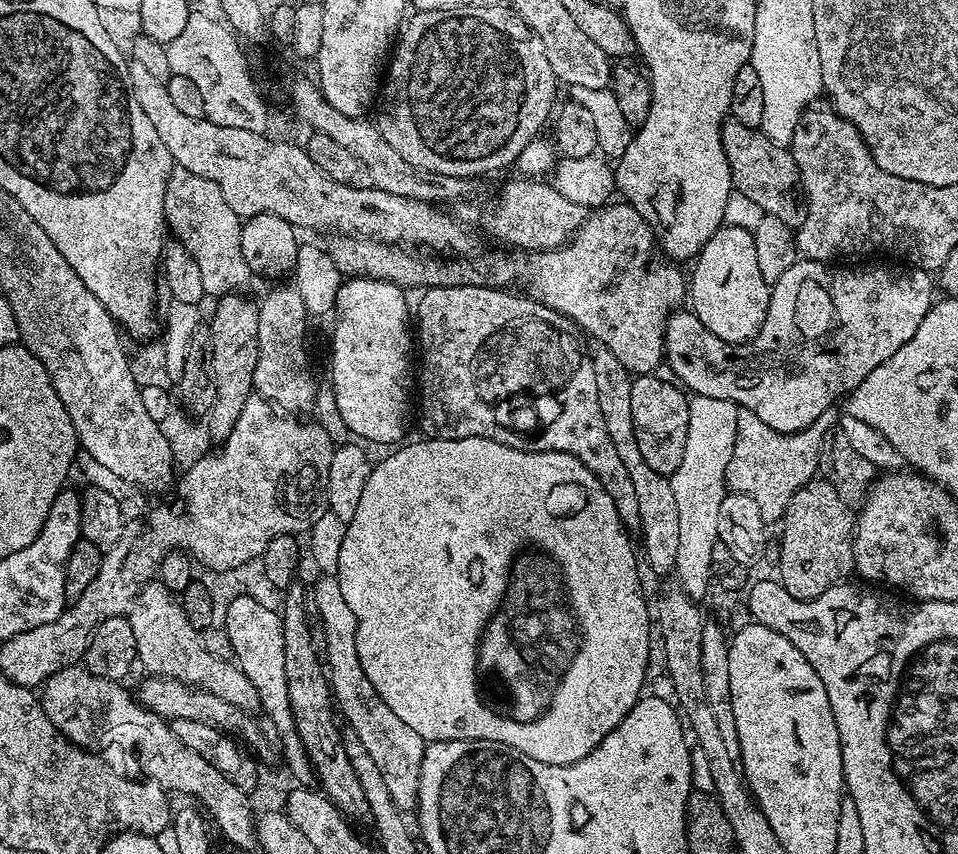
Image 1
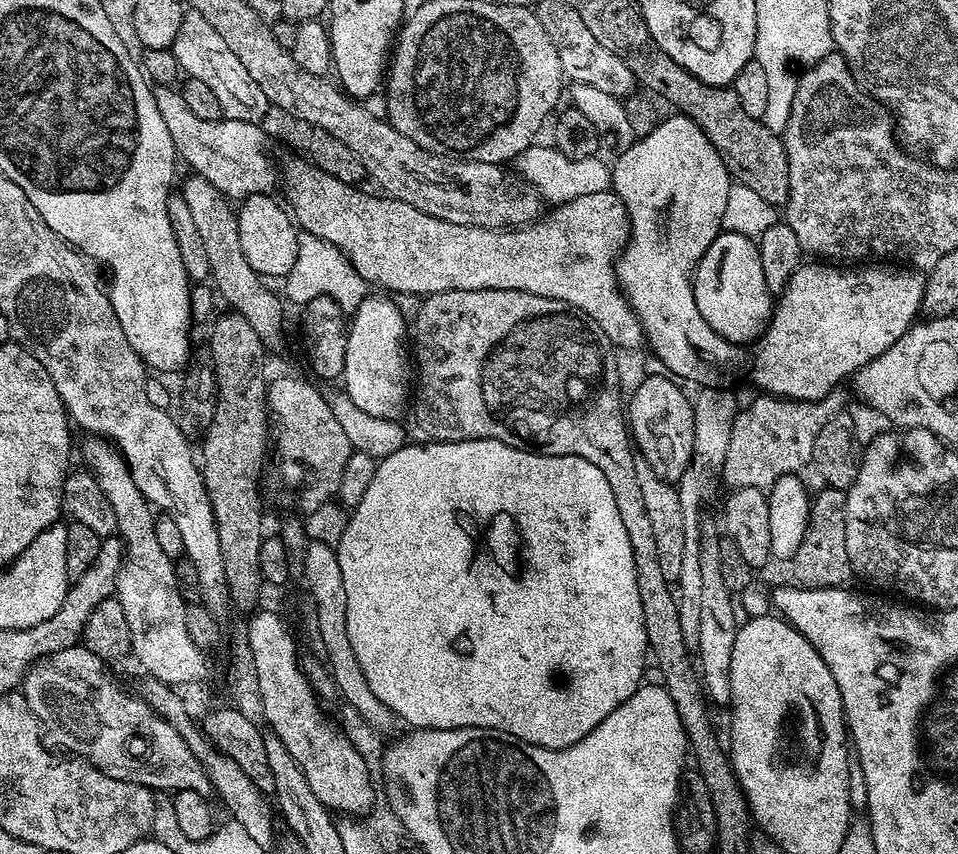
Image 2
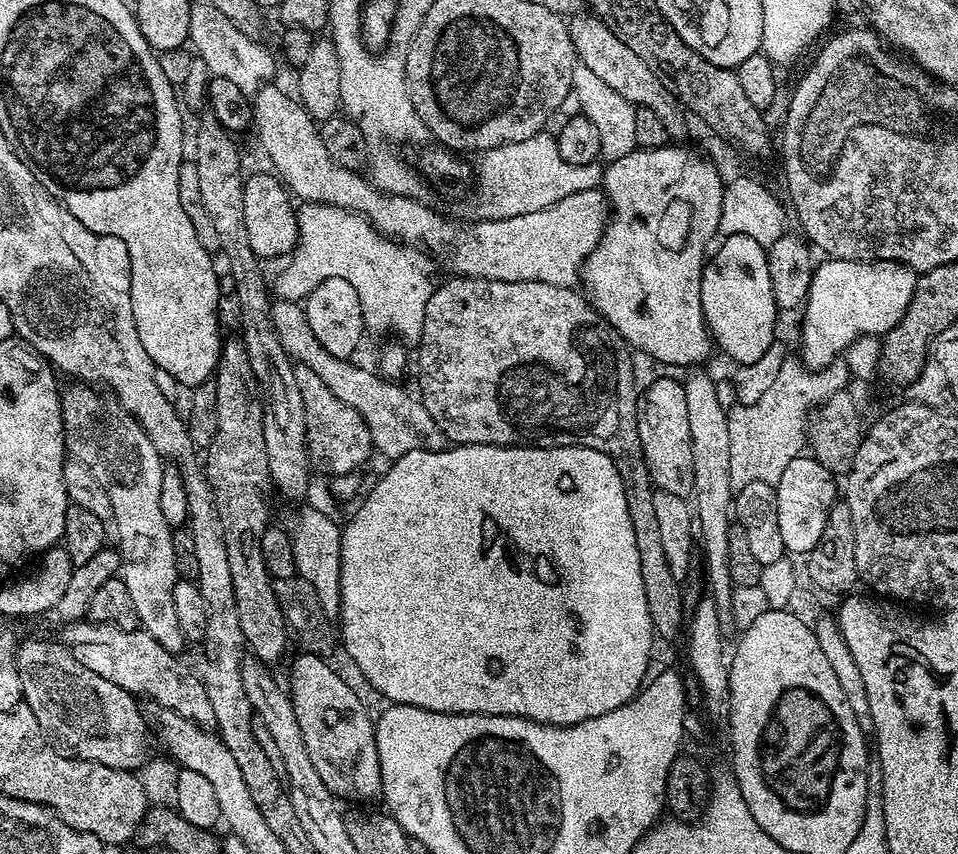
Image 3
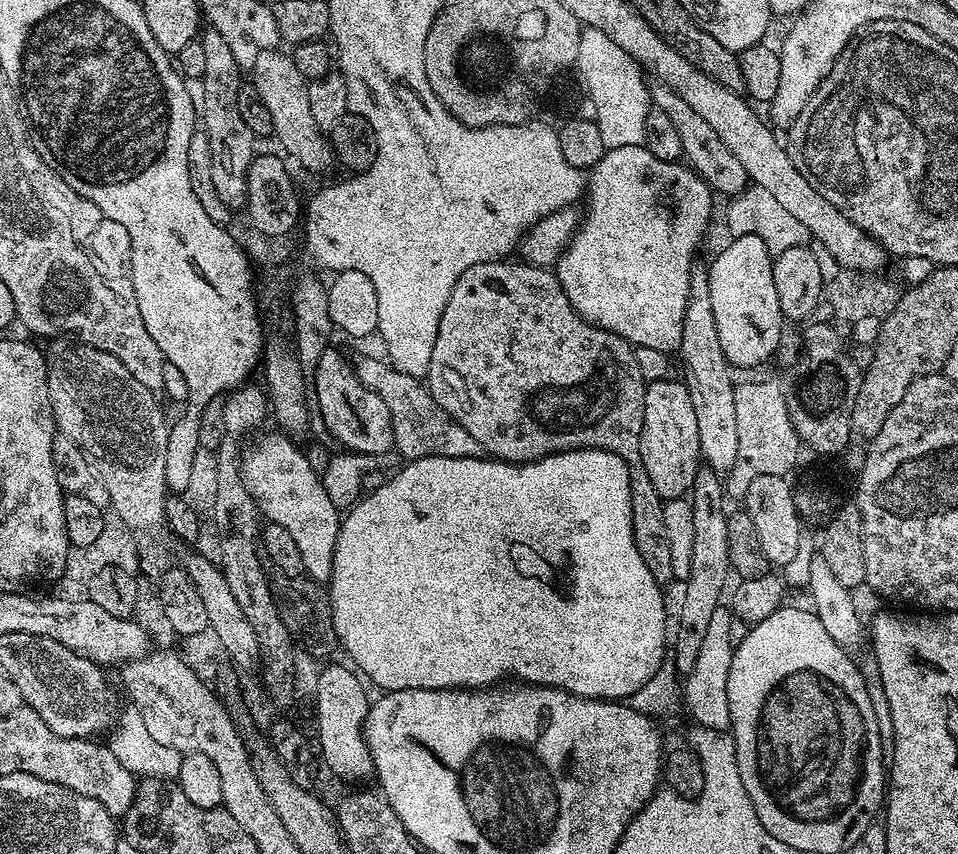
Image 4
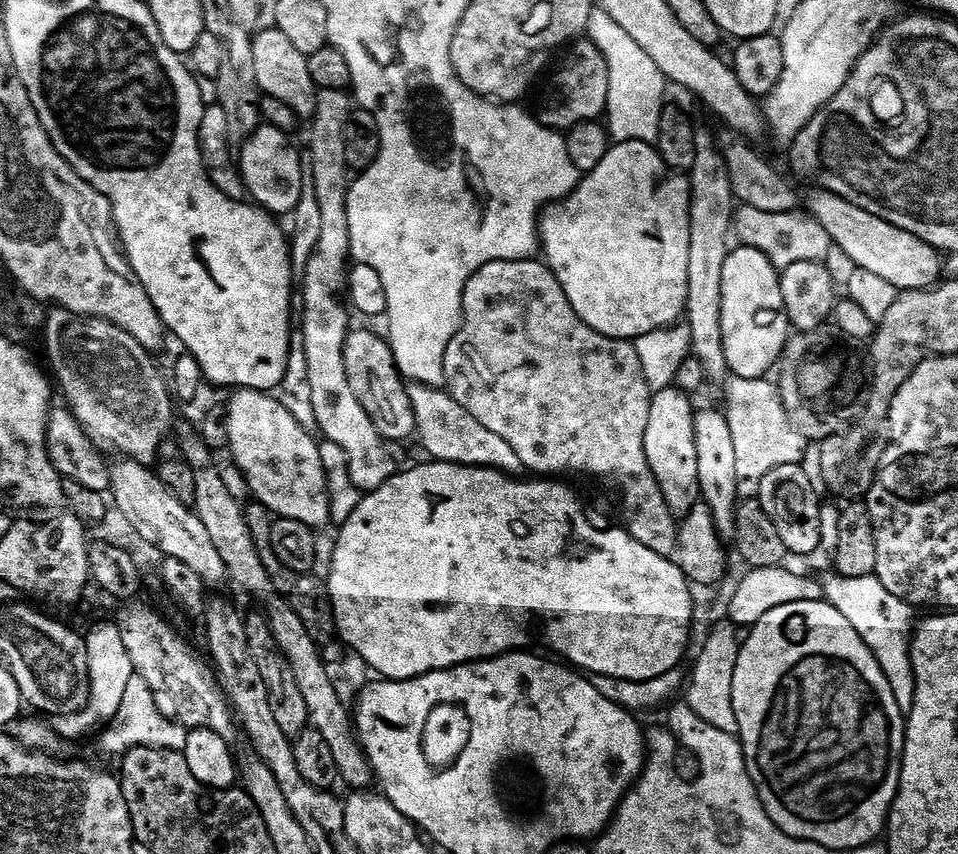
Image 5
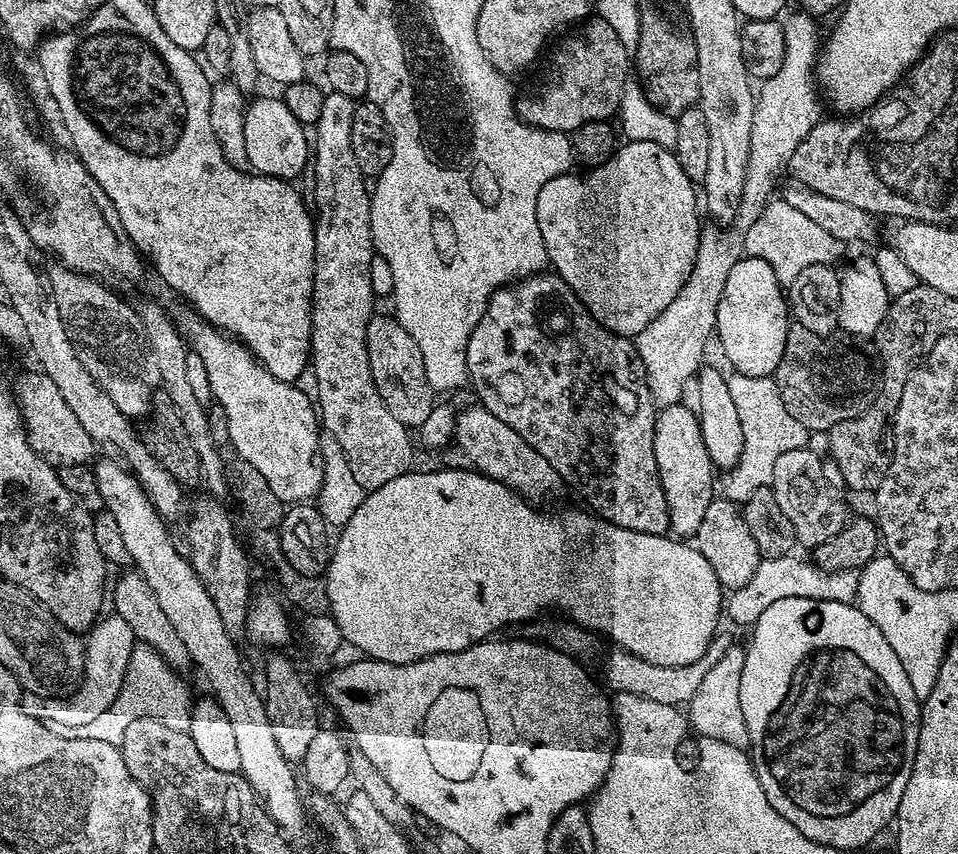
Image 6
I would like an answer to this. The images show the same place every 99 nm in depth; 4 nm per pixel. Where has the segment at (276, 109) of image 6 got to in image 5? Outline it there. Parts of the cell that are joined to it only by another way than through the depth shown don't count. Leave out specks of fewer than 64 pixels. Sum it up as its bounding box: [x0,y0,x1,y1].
[238,123,299,216]

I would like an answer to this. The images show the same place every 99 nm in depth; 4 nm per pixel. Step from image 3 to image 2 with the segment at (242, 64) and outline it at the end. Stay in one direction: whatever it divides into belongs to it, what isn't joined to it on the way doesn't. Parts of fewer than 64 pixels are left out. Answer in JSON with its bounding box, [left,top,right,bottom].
[172,10,266,121]

